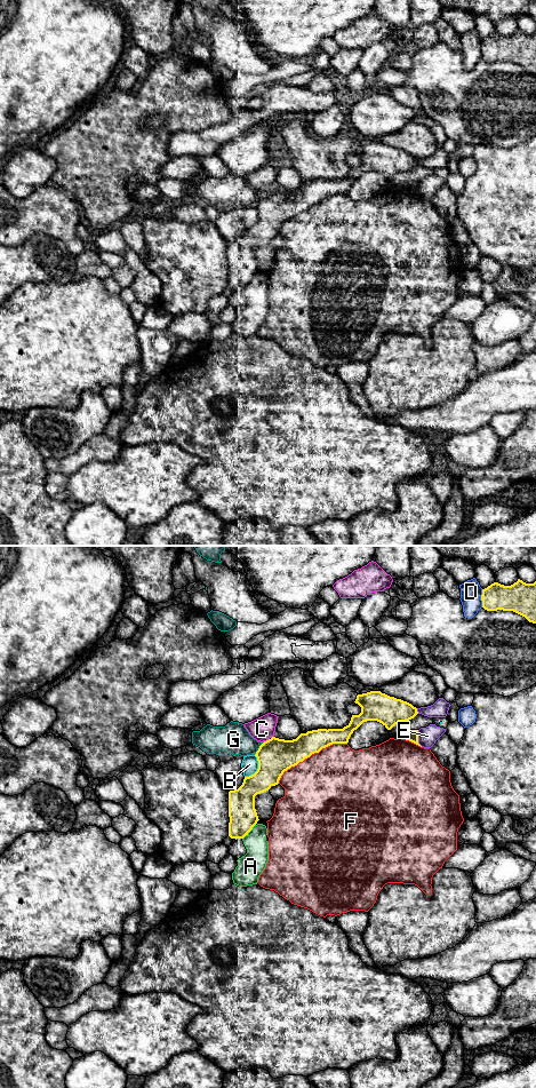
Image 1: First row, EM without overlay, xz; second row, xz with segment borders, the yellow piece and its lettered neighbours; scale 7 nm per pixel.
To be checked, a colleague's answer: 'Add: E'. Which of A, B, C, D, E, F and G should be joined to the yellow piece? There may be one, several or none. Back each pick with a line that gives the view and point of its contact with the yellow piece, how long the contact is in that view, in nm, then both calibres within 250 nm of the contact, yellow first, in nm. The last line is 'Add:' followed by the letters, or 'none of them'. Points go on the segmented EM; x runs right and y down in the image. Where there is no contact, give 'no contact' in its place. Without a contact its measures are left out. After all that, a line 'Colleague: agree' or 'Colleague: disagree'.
Add: none of them
Colleague: disagree

